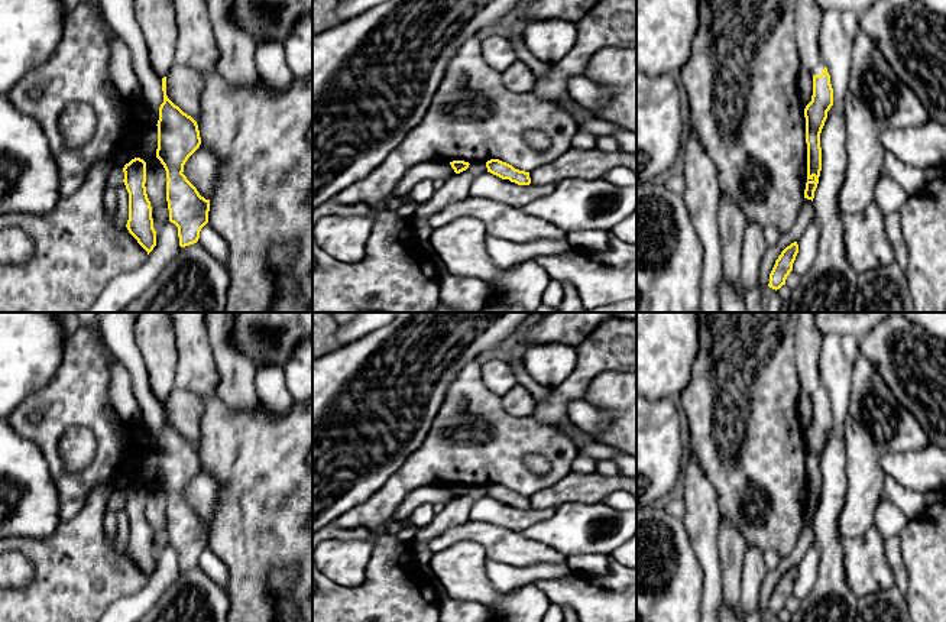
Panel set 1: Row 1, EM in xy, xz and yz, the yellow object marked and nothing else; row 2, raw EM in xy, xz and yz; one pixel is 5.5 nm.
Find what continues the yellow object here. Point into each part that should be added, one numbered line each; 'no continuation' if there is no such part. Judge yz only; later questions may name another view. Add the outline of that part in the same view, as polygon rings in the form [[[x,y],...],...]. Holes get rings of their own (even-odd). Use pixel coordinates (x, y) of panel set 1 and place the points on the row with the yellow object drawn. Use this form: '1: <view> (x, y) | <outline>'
1: yz (807, 13) | [[[798,0],[796,6],[796,45],[801,67],[811,75],[820,75],[824,69],[819,52],[819,29],[822,22],[822,9],[816,0]]]

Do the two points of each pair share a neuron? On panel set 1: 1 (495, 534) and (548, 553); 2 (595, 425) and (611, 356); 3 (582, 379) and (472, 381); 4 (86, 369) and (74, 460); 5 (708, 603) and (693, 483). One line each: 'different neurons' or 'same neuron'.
1: same neuron
2: different neurons
3: different neurons
4: different neurons
5: same neuron

